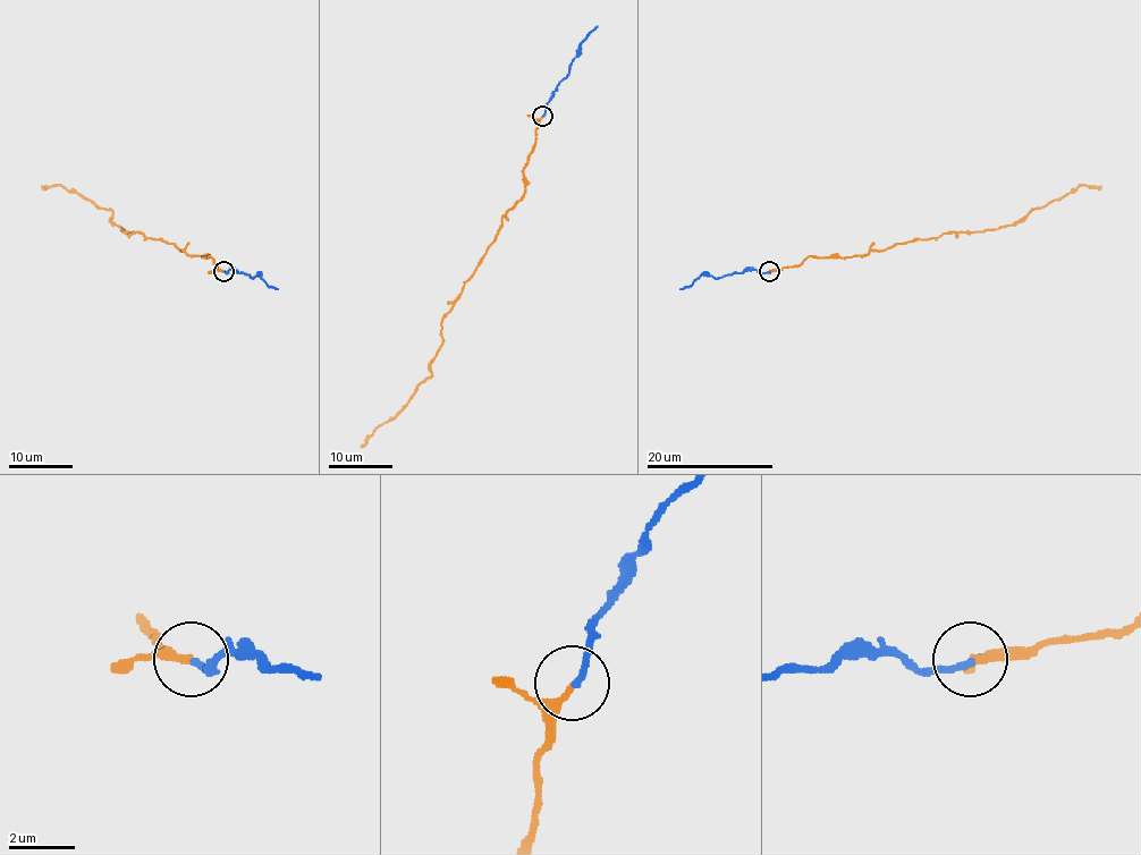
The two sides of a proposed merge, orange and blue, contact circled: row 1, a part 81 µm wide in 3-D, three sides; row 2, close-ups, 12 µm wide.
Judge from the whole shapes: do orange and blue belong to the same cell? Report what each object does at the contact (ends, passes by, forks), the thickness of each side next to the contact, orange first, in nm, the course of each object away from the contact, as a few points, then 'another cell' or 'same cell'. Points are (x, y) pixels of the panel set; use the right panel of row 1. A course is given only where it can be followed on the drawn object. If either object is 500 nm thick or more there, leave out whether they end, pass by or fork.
orange ends | blue ends | 220/190 nm | orange via (770, 271), (799, 267), (808, 256), (867, 255), (945, 233), (1000, 228), (1080, 185), (1101, 187) | blue via (770, 271), (745, 270), (716, 278), (700, 276), (690, 286), (679, 288) | same cell

